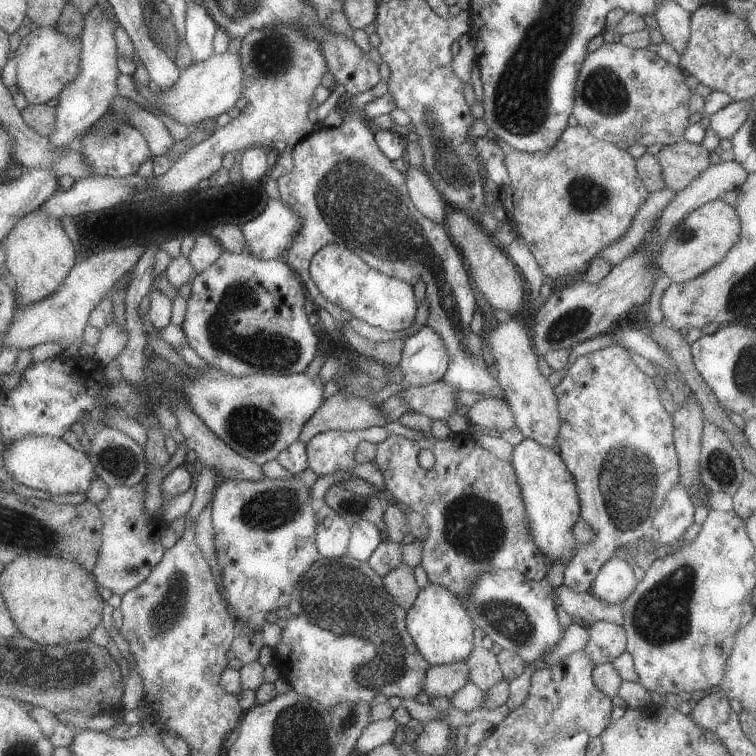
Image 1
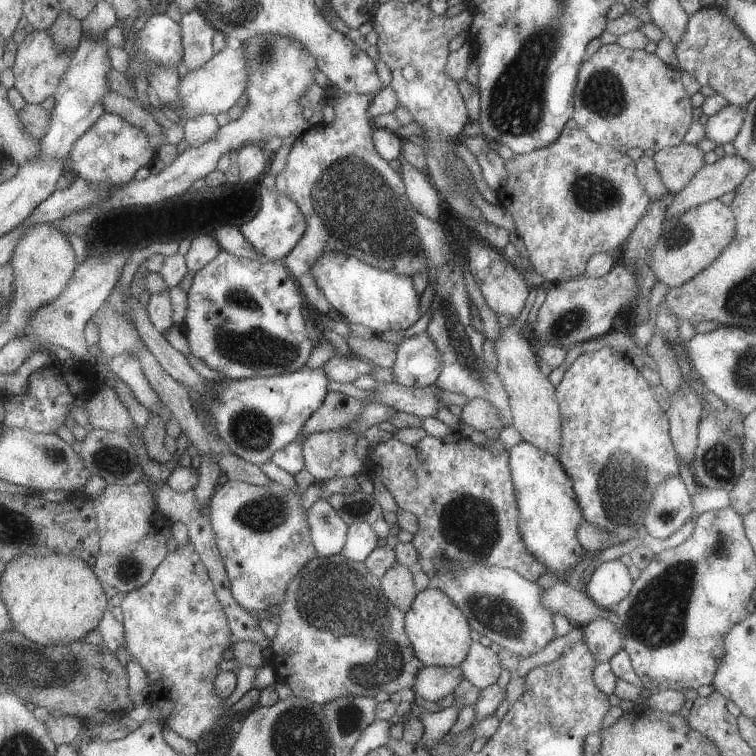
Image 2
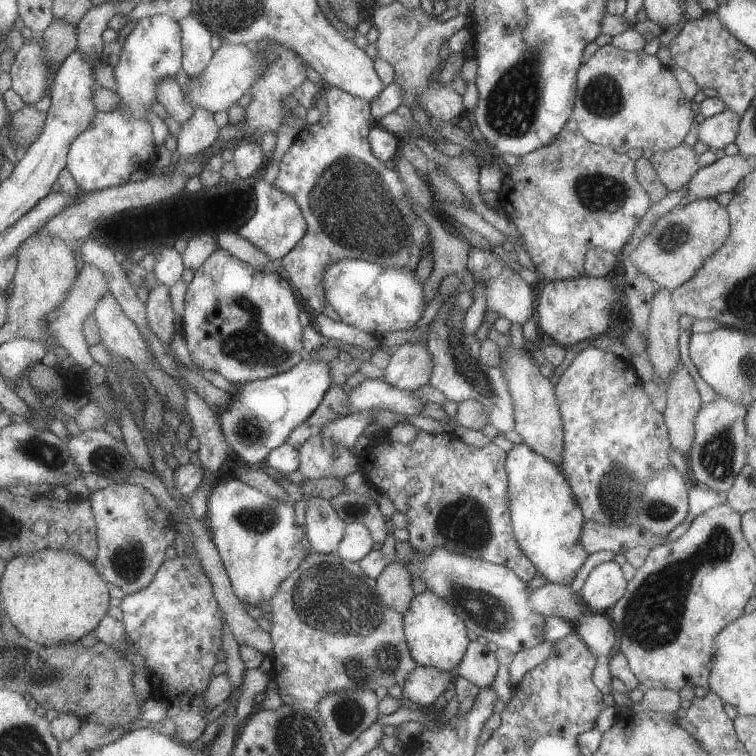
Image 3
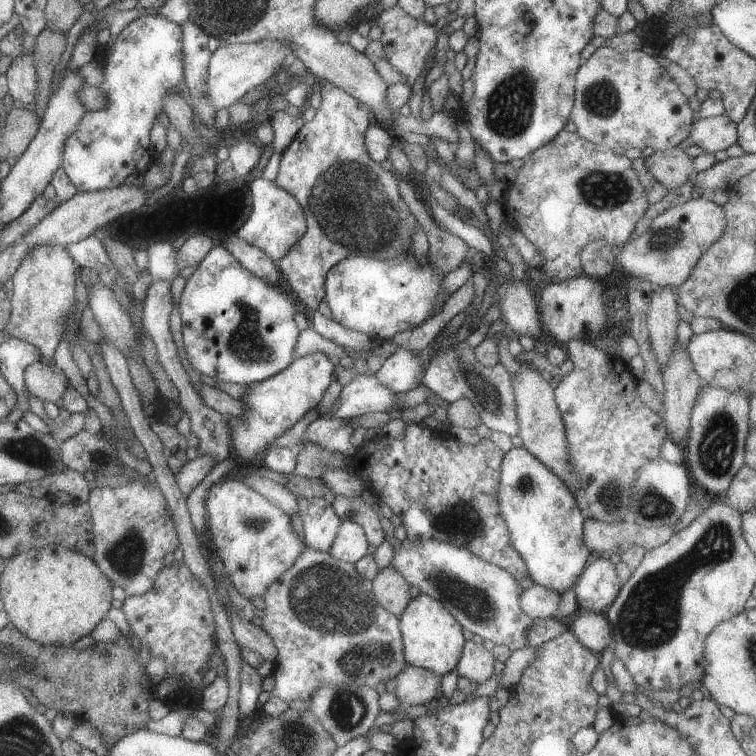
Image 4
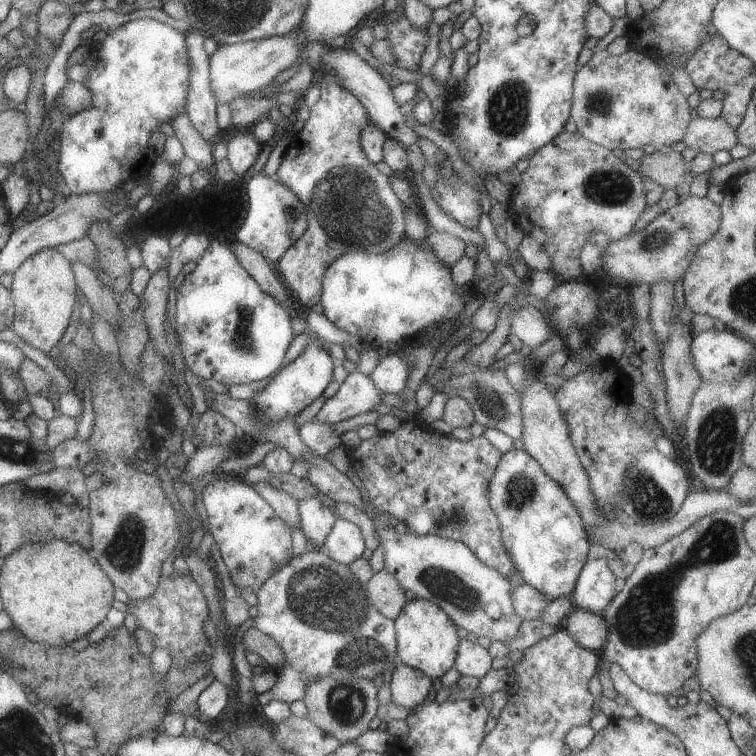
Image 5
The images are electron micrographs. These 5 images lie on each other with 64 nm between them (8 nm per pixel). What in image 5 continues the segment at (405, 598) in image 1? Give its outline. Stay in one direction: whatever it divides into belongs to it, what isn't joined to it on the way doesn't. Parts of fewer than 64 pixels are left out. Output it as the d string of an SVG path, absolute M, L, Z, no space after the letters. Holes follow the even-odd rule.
M381 569L365 583L365 596L377 612L389 619L397 618L401 608L405 606L404 590L400 584L387 572Z

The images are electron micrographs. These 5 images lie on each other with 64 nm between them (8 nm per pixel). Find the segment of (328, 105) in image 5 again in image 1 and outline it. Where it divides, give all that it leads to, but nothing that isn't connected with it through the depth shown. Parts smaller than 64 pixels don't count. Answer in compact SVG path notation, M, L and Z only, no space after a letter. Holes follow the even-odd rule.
M380 79L373 88L356 95L349 95L349 100L347 100L349 110L342 117L343 122L339 126L312 130L309 136L299 140L297 144L291 147L290 155L293 166L291 170L276 180L276 185L281 202L287 204L297 214L301 228L293 236L293 242L289 244L289 248L284 252L282 258L289 265L289 268L297 274L315 309L317 307L323 308L329 312L335 322L348 322L353 316L349 312L345 312L343 308L339 308L337 304L329 302L315 286L308 271L311 257L325 244L335 243L345 246L357 254L375 272L380 272L389 278L402 280L409 286L413 286L418 280L421 280L425 284L424 294L428 312L425 325L433 328L433 332L437 332L437 336L441 336L441 342L445 344L447 356L449 356L447 370L441 378L443 382L453 386L455 390L475 392L475 394L481 394L484 397L502 398L502 388L497 379L489 374L483 360L482 332L474 334L469 329L469 322L477 309L477 304L465 262L458 248L449 239L450 236L447 235L441 224L435 224L415 208L409 198L405 174L396 170L392 166L391 160L385 158L381 150L377 148L374 129L369 126L368 120L363 121L363 118L355 116L370 100L379 98L388 91L387 81Z

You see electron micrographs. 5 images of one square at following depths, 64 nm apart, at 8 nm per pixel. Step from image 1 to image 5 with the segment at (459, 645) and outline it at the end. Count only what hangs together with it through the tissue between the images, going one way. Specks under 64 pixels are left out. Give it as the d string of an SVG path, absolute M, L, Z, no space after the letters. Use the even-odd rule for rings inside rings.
M415 598L405 603L394 622L397 661L435 681L454 666L460 638L455 624L439 606L429 600Z

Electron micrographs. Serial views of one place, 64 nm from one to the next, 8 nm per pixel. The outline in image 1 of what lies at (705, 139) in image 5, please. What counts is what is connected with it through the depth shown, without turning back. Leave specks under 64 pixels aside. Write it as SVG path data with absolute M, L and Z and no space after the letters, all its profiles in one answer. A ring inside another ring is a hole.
M753 98L747 100L732 101L725 108L709 115L709 128L713 130L715 136L721 140L730 139L739 126L743 124Z

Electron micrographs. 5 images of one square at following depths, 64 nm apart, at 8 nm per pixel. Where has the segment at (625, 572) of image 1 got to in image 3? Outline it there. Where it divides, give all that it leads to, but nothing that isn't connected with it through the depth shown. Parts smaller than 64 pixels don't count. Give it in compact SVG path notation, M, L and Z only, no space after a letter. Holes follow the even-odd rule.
M606 561L591 568L578 590L579 598L591 613L606 613L623 596L627 581L616 561Z

